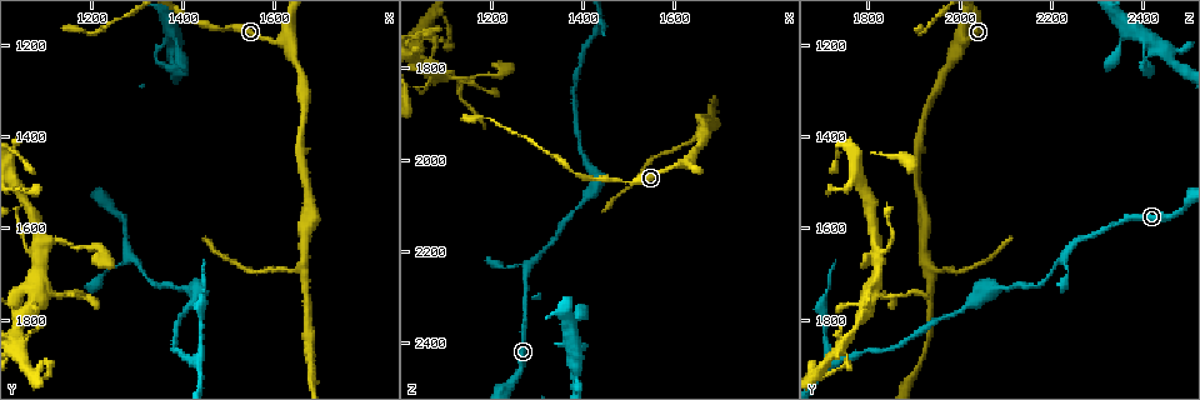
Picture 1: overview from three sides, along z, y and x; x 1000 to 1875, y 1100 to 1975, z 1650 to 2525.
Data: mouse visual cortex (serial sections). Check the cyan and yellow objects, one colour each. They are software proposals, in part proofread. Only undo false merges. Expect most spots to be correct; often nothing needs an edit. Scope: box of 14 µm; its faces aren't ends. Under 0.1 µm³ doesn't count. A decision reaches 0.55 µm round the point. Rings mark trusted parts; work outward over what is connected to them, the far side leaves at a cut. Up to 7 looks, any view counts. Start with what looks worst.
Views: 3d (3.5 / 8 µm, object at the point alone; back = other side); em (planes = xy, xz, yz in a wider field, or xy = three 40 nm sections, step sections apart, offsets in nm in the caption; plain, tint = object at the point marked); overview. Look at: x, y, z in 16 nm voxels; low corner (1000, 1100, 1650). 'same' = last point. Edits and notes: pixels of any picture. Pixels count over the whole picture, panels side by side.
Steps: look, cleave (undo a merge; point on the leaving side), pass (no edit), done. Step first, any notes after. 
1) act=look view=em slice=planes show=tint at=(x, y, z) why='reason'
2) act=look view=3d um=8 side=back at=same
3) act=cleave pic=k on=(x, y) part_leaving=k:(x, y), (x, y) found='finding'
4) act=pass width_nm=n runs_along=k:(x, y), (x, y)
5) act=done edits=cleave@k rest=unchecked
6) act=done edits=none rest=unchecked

act=look view=3d um=8 side=back at=(1625, 1195, 2005)

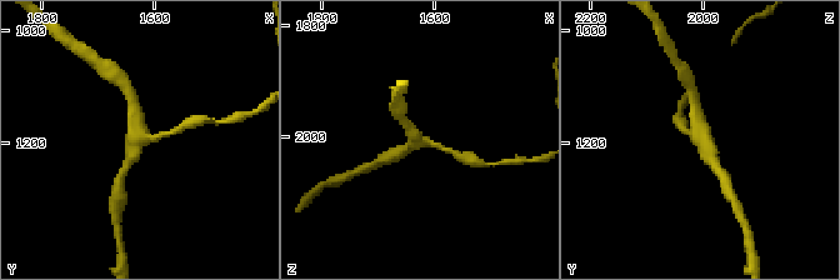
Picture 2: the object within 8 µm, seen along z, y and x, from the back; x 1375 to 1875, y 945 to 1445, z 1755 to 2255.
act=look view=em slice=xy step=5 show=tint at=(1635, 1190, 2005) arms=3 arm_widths_nm=200,300,350

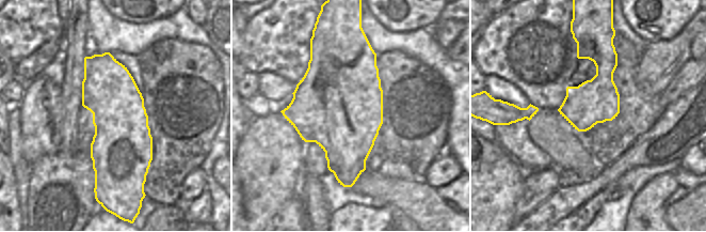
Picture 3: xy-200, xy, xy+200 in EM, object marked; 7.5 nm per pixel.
act=pass runs_along=2:(169, 133), (134, 139), (126, 166) found='all the same cell'

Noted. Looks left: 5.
act=look view=3d um=3.5 at=(1665, 1690, 1940) why='side arm on a straight run'

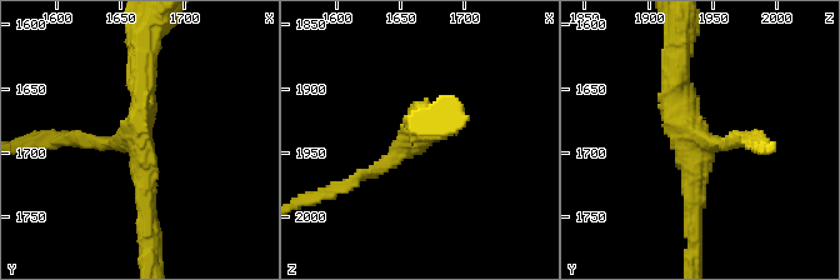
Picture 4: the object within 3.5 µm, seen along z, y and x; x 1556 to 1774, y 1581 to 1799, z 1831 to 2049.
act=look view=em slice=xy step=3 show=tint at=(1662, 1684, 1940)

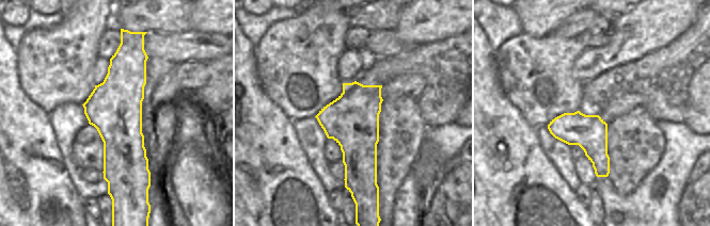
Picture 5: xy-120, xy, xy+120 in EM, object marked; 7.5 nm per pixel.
act=pass runs_along=4:(675, 54), (695, 220) found='one cell here'

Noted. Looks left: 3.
act=look view=3d um=3.5 at=(1320, 1695, 2205) why='a narrow waist'

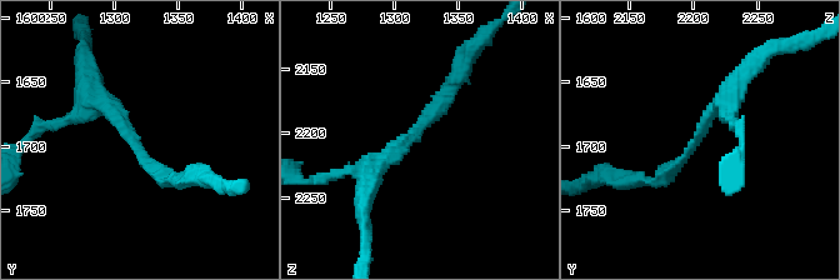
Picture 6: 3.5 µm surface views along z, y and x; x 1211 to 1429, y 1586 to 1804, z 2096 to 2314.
act=look view=em slice=xy step=5 show=tint at=(1316, 1696, 2202) arm_widths_nm=200,250

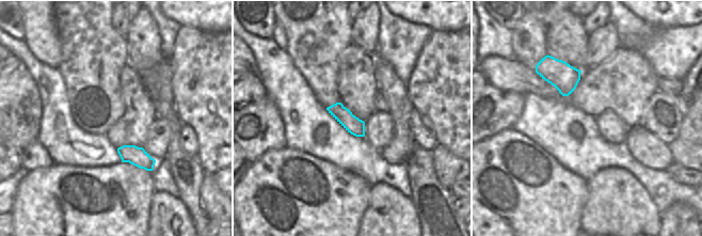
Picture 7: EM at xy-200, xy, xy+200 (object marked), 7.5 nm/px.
act=pass runs_along=6:(733, 86), (675, 168), (640, 179) found='one cell here'

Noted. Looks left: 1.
act=done edits=none rest=unchecked

